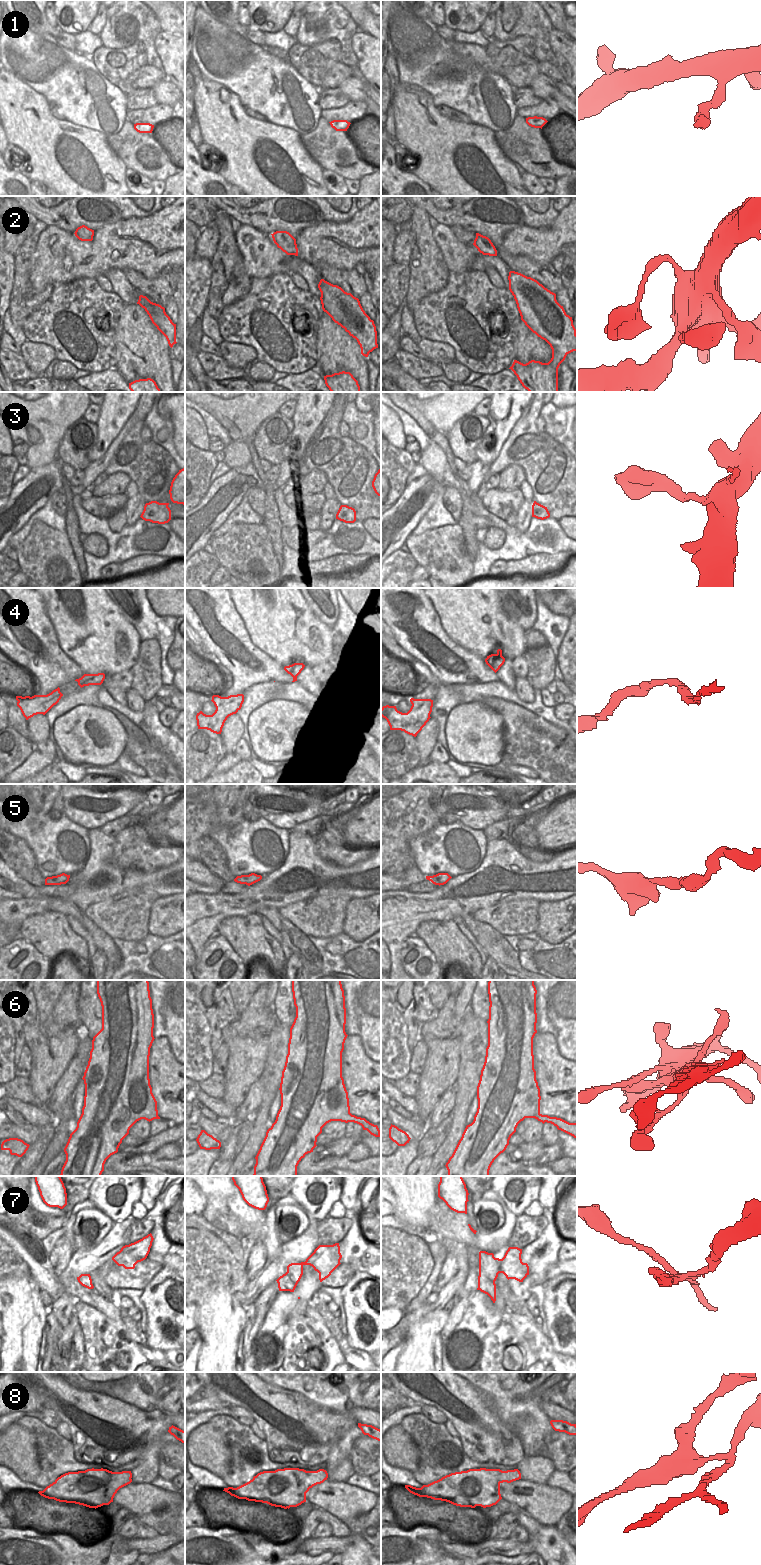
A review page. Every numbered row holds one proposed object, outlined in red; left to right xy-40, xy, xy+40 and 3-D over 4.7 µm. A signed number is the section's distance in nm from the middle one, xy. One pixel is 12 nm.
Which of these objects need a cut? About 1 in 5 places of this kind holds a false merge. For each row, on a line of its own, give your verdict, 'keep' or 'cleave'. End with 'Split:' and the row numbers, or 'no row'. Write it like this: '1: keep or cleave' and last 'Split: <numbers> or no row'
1: keep
2: keep
3: keep
4: keep
5: keep
6: keep
7: cleave
8: cleave
Split: 7, 8

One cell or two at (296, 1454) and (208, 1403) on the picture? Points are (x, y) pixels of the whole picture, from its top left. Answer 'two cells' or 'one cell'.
two cells

